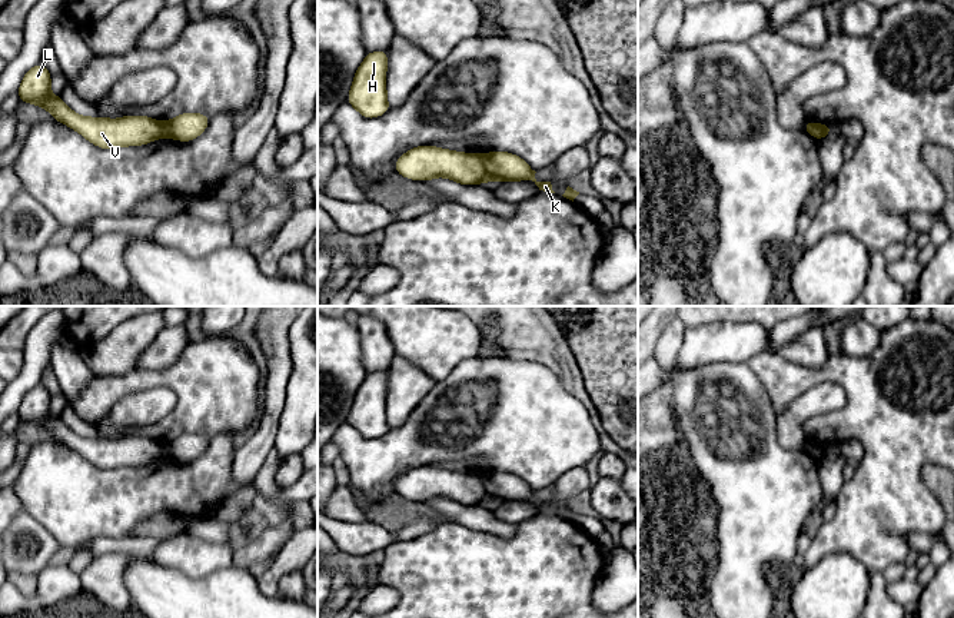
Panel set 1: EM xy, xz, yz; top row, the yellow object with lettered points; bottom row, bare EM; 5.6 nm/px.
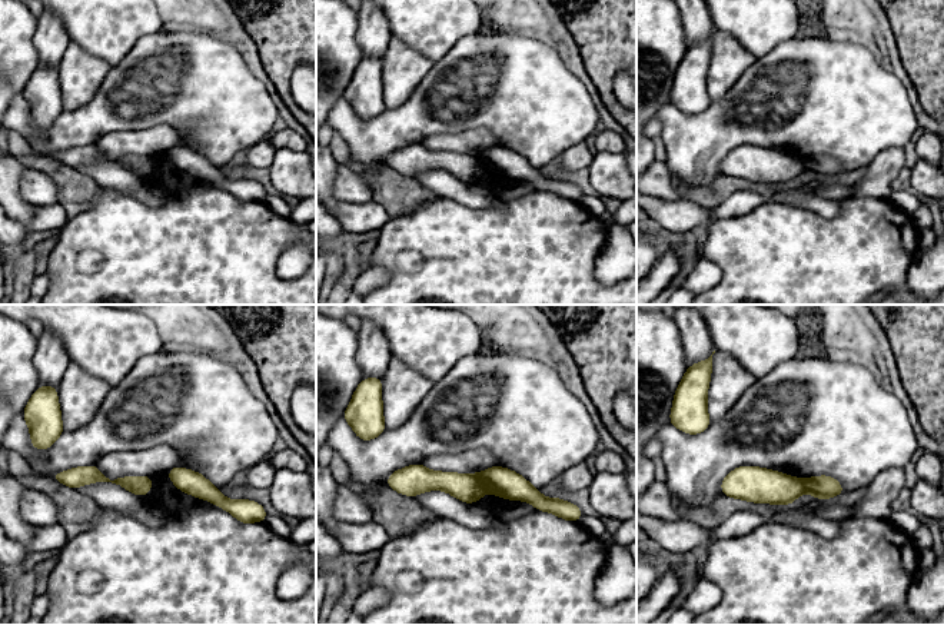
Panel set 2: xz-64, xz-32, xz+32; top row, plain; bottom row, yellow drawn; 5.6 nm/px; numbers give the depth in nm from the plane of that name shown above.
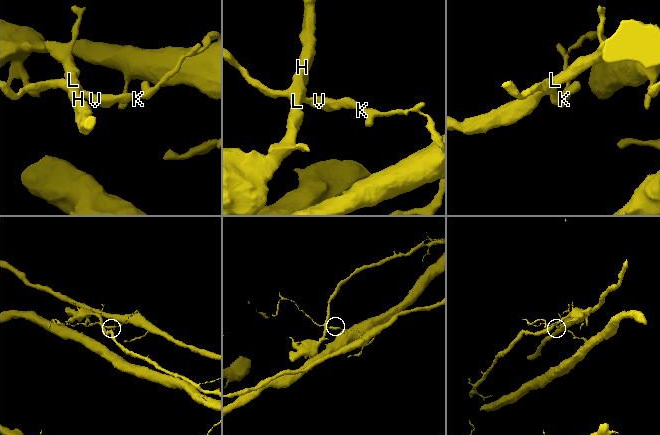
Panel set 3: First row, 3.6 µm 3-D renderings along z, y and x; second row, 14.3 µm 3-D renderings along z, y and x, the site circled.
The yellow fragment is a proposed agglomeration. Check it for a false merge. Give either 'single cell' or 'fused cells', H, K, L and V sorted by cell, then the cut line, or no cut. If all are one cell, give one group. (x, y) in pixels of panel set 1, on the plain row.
fused cells | H L V / K | xz (481, 475), (489, 499)

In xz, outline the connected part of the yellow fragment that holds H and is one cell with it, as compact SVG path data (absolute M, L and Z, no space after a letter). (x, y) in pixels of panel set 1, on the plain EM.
M388 371L370 372L356 391L348 423L363 438L375 439L390 429L386 418L386 385Z

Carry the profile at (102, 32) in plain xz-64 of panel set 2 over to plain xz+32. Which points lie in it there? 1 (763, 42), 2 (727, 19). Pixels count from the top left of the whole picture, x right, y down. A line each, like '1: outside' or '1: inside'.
1: inside
2: inside

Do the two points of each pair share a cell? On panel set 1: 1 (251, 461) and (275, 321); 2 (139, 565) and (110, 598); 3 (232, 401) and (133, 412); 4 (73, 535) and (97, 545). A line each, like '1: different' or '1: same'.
1: same
2: different
3: different
4: different

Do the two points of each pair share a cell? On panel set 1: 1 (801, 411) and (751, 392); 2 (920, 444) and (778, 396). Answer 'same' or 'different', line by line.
1: different
2: same

